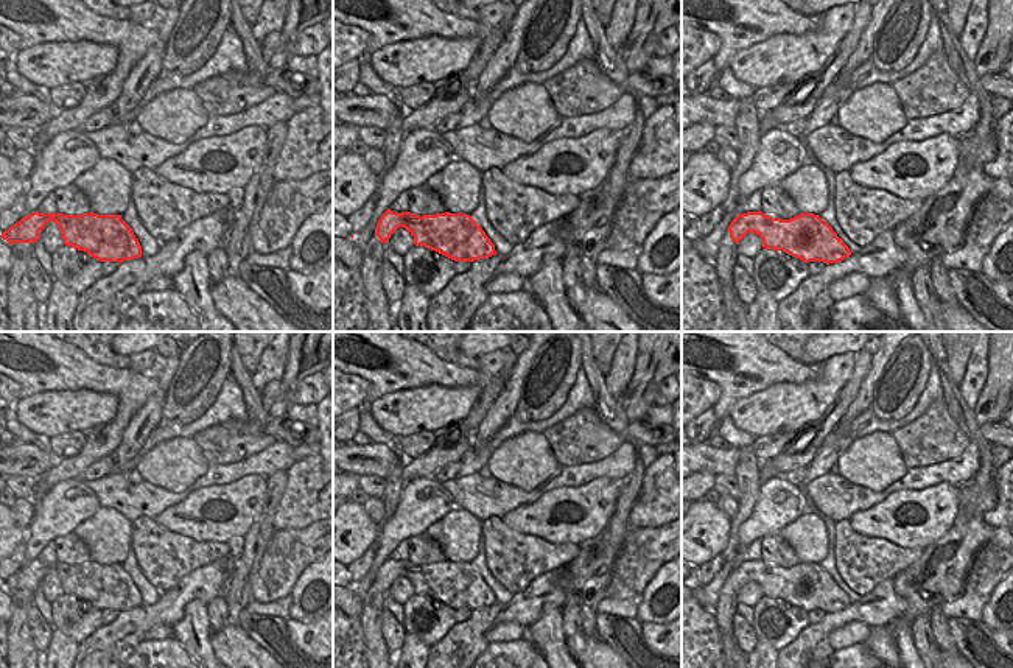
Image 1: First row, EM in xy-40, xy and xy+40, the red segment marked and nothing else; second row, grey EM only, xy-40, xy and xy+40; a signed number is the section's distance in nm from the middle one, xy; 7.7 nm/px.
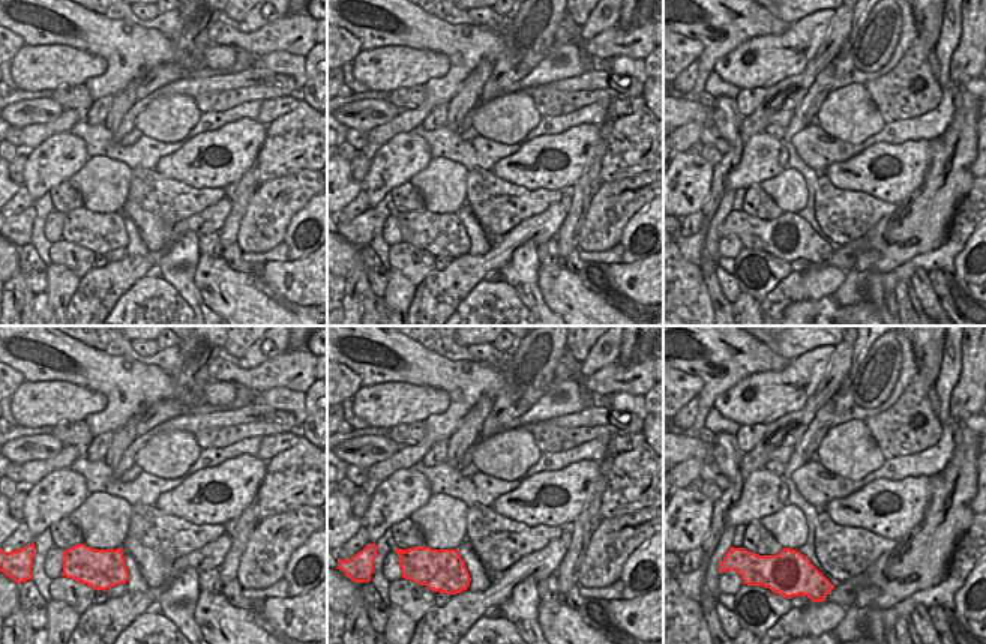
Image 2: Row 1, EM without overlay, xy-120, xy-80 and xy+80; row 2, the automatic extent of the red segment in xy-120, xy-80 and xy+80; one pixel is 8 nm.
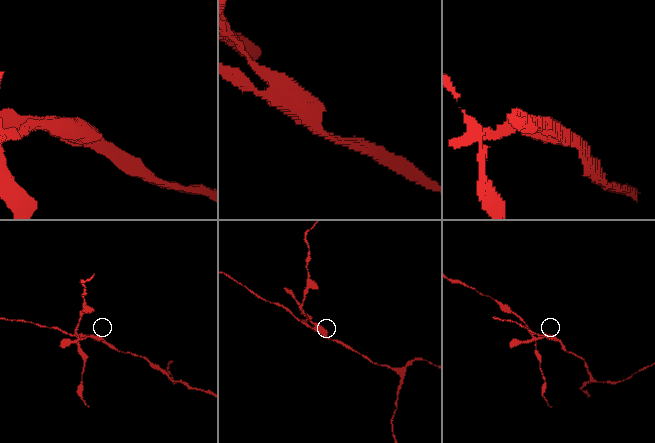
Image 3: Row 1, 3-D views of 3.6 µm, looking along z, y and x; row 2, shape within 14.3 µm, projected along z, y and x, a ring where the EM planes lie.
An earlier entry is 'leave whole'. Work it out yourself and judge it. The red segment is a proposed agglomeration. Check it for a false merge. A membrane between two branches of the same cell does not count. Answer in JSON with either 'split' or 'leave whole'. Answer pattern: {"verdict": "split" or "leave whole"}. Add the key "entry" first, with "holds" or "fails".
{"entry": "fails", "verdict": "split"}

